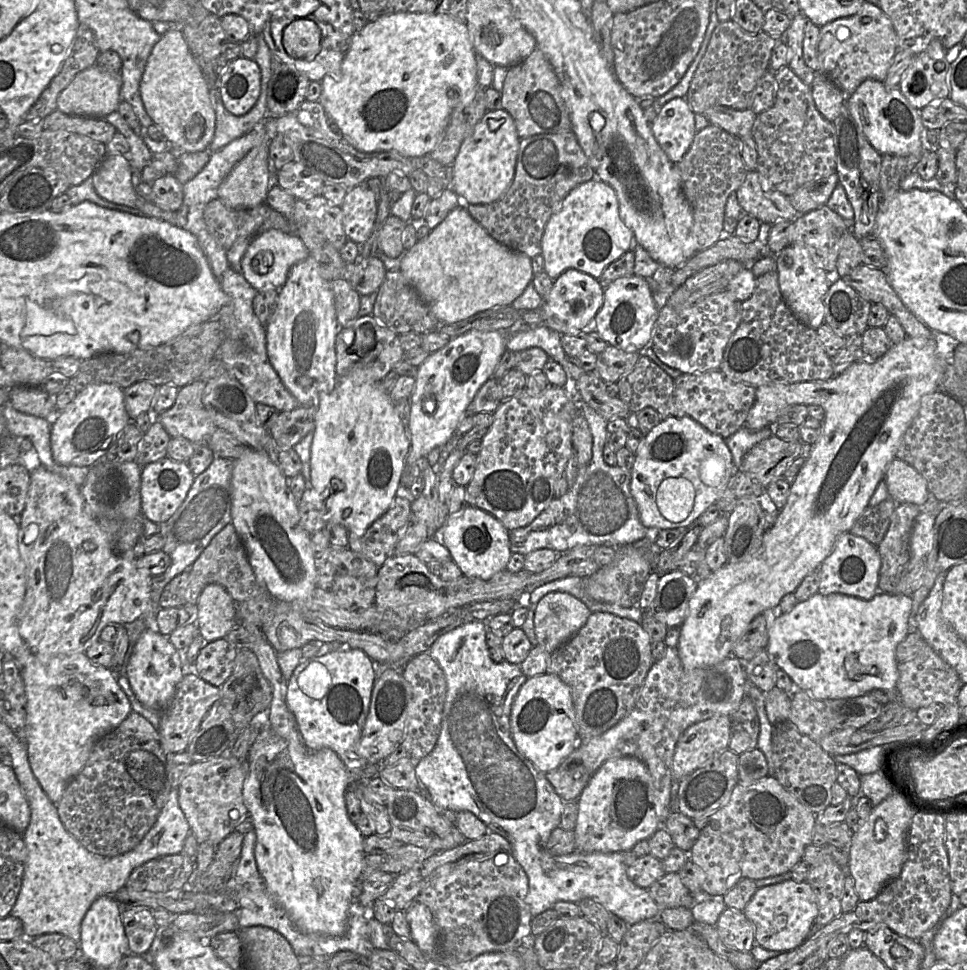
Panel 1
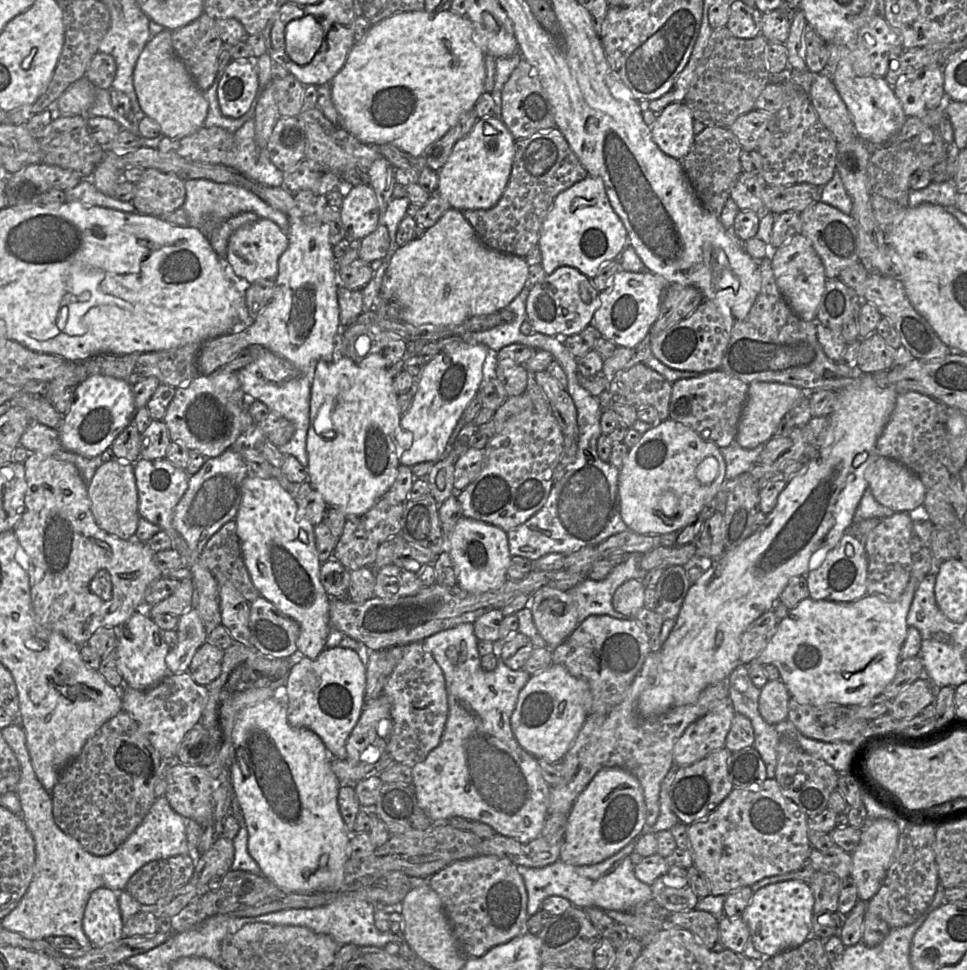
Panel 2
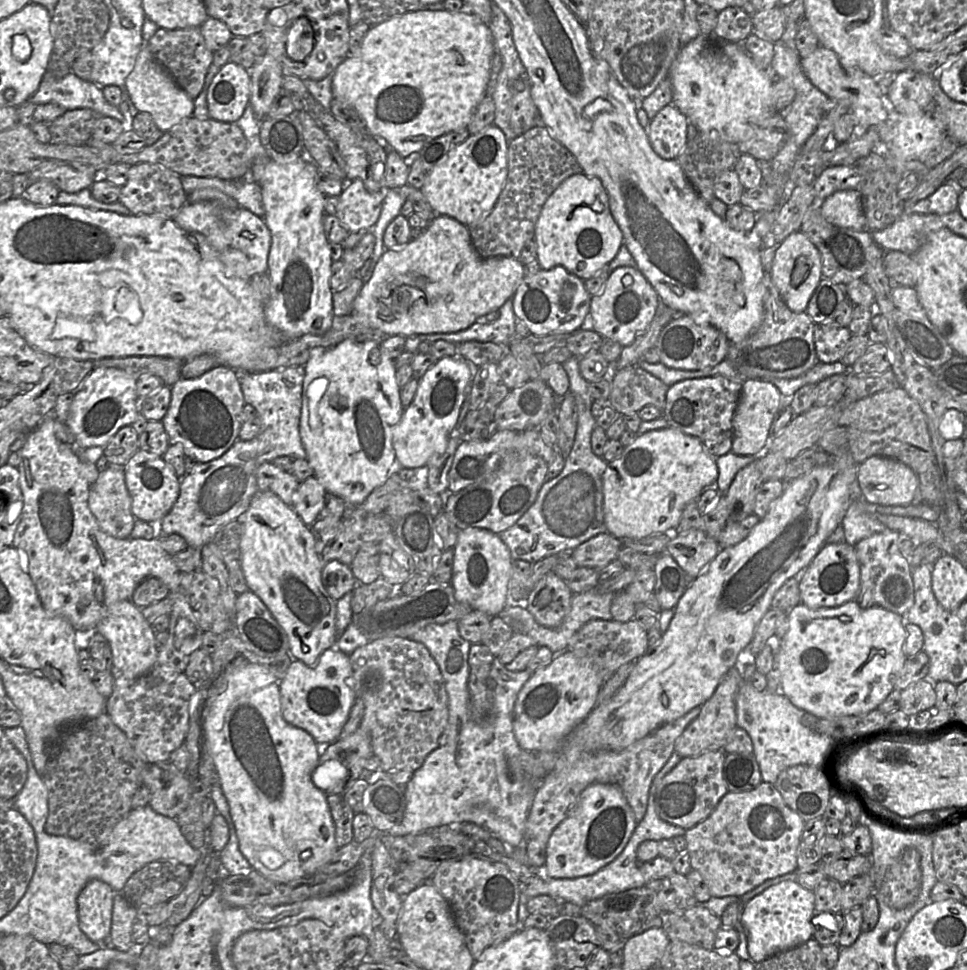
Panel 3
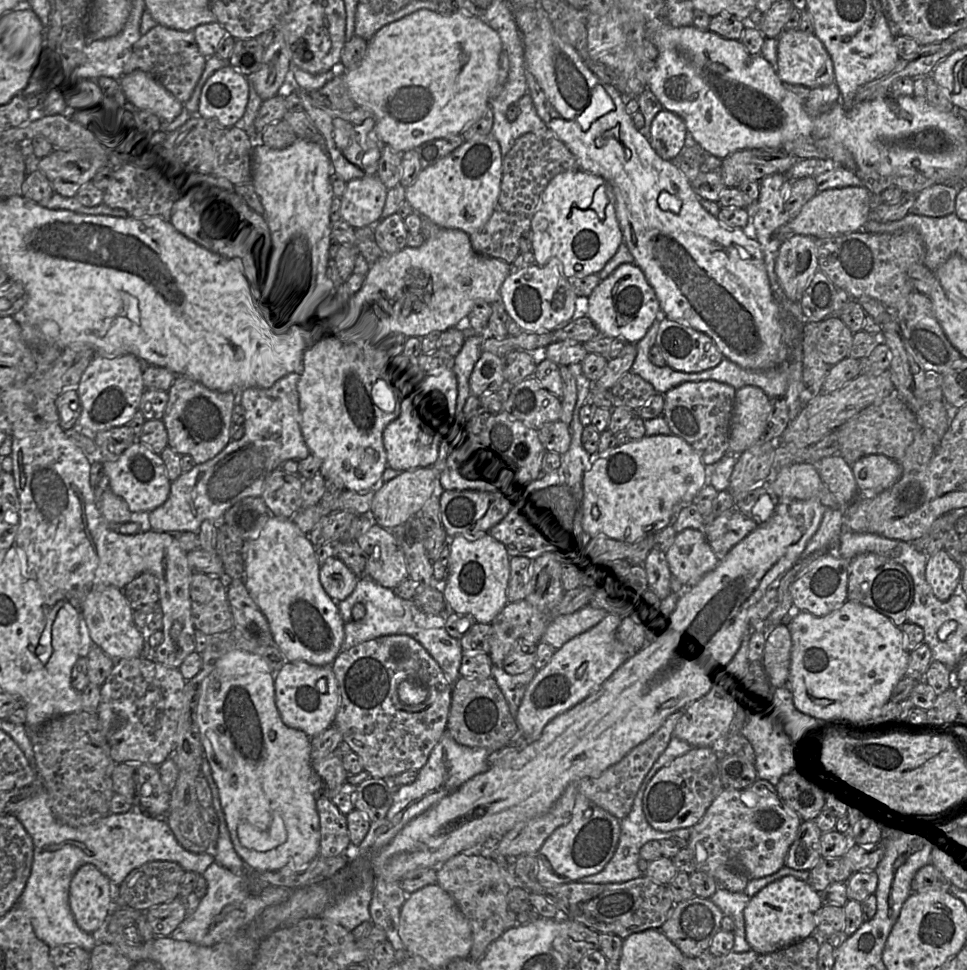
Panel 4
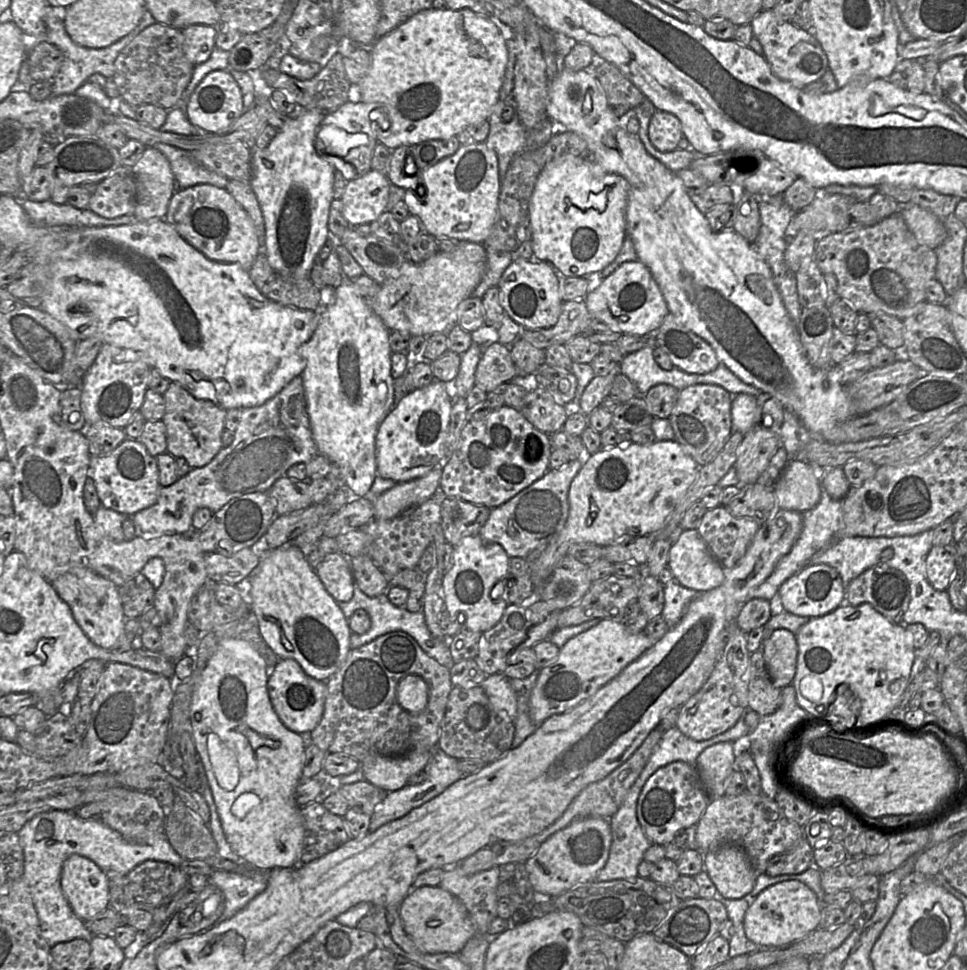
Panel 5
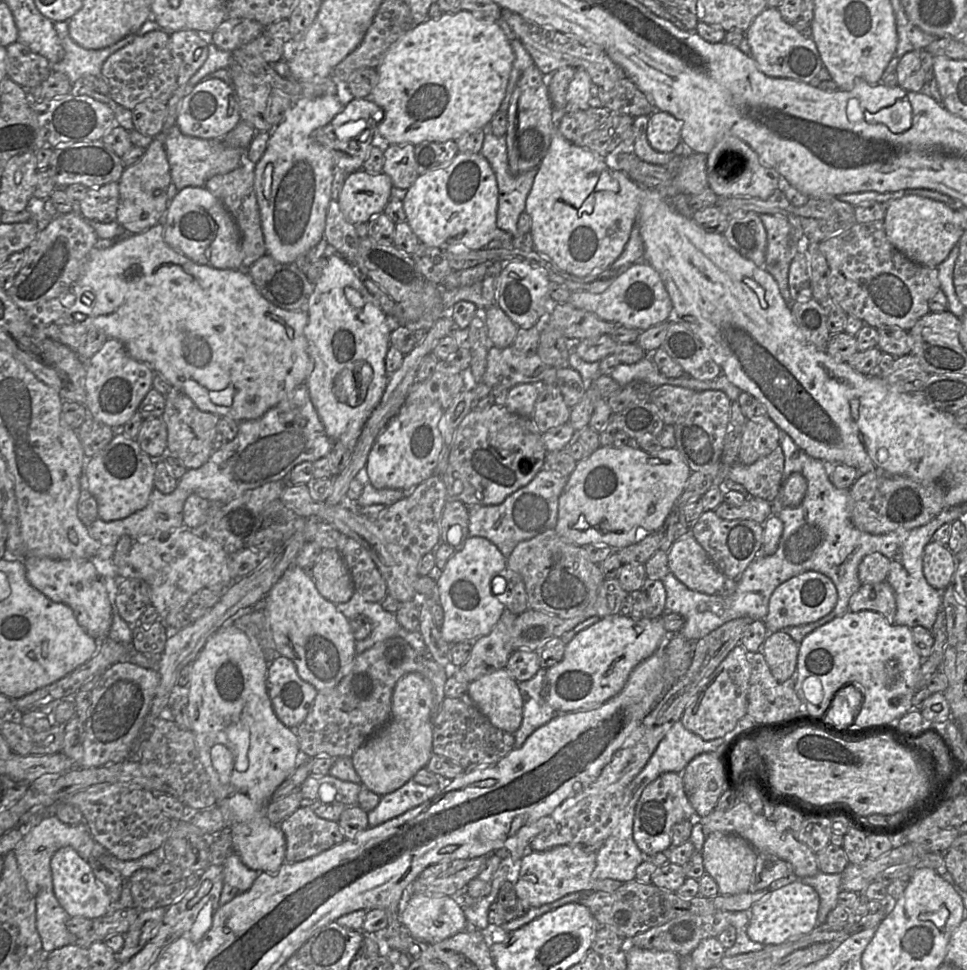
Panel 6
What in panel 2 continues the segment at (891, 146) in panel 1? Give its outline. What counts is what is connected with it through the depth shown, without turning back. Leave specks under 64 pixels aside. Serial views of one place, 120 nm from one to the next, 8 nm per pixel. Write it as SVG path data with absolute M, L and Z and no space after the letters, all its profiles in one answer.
M840 61L831 80L852 116L856 133L868 144L888 144L908 118L893 87L883 77L859 77L848 61Z

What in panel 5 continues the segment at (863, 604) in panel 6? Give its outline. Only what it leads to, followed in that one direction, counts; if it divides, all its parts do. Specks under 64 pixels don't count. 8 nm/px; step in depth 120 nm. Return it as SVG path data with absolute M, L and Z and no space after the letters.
M886 565L867 569L846 588L845 603L868 603L894 624L902 624L909 602L910 587L905 575Z

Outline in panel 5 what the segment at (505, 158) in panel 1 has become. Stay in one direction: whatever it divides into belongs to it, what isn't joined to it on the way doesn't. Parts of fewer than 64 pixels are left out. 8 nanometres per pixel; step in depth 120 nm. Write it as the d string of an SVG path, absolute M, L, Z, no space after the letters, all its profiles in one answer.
M479 142L460 145L454 154L422 170L421 185L415 191L406 190L404 203L429 235L483 243L497 217L499 193L497 155L485 142Z

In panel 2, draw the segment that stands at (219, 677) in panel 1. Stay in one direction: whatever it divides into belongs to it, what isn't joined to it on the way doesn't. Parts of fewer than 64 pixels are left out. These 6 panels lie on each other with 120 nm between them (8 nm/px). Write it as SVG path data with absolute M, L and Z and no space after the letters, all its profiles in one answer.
M206 641L193 656L188 672L196 683L207 686L221 674L223 656L224 650Z

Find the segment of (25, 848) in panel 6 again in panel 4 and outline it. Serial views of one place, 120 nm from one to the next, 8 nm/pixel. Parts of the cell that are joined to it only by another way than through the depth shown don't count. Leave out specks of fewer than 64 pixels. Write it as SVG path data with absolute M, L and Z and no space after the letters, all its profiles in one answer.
M40 778L31 785L35 785L35 794L16 813L16 817L33 841L33 861L30 875L16 905L28 915L36 936L50 948L71 945L91 952L100 941L98 934L84 932L77 925L69 905L70 882L76 871L84 864L95 865L109 878L114 888L117 888L133 870L149 862L175 862L185 871L195 872L200 876L211 864L216 862L212 853L197 854L184 849L177 841L166 819L152 817L141 809L133 809L121 814L110 814L86 826L72 827L60 823L52 813L49 794L40 783Z

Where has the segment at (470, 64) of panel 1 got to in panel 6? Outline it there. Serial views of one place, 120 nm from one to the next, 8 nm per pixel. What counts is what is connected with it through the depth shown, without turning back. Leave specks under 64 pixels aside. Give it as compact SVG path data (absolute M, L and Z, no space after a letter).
M460 11L454 14L442 13L442 15L437 19L427 19L419 25L413 26L390 47L381 64L376 68L378 73L378 82L372 90L369 98L384 111L384 118L378 126L378 140L383 145L411 143L414 146L422 142L456 141L466 134L489 126L489 123L499 111L500 105L505 97L513 62L514 52L511 44L499 25L496 22L487 22L477 18L468 11Z

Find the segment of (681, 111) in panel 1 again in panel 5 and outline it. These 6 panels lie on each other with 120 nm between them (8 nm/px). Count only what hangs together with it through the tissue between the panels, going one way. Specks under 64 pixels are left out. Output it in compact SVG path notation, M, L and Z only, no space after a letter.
M656 110L648 126L648 136L657 150L675 151L683 137L681 122L670 112Z

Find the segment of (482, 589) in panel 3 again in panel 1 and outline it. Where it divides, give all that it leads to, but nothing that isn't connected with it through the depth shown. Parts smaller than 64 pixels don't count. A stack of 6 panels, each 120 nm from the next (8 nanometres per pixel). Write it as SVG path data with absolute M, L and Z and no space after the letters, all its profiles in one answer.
M468 505L461 514L448 516L443 526L443 545L463 575L488 580L507 567L512 554L509 533L493 515Z

